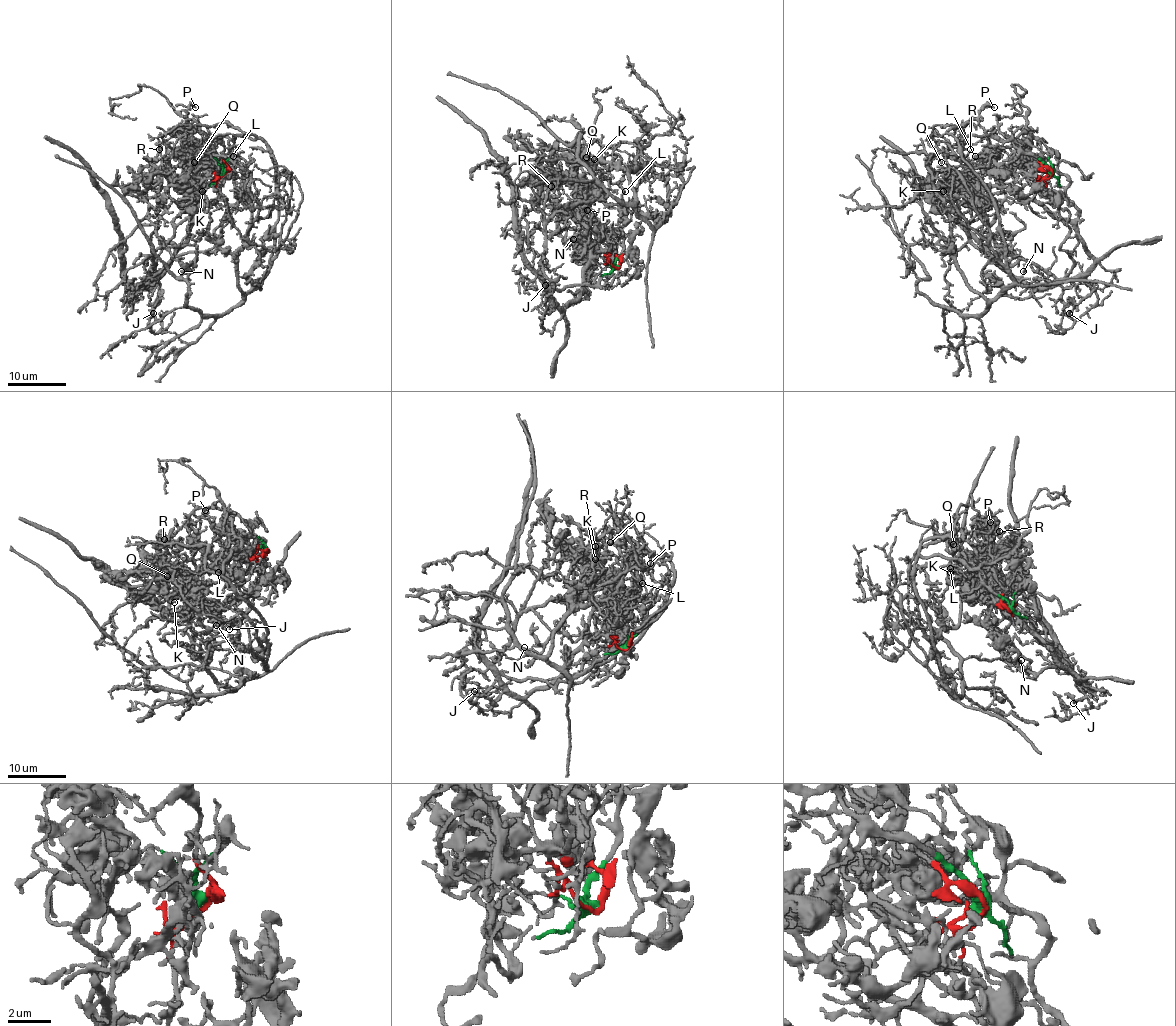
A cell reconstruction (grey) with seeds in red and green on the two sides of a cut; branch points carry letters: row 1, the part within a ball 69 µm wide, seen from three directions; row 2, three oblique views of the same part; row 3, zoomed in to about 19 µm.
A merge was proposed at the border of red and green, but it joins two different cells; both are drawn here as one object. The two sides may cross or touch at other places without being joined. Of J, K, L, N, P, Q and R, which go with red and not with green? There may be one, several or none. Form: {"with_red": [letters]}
{"with_red": ["J", "K", "L", "N", "P", "Q", "R"]}

